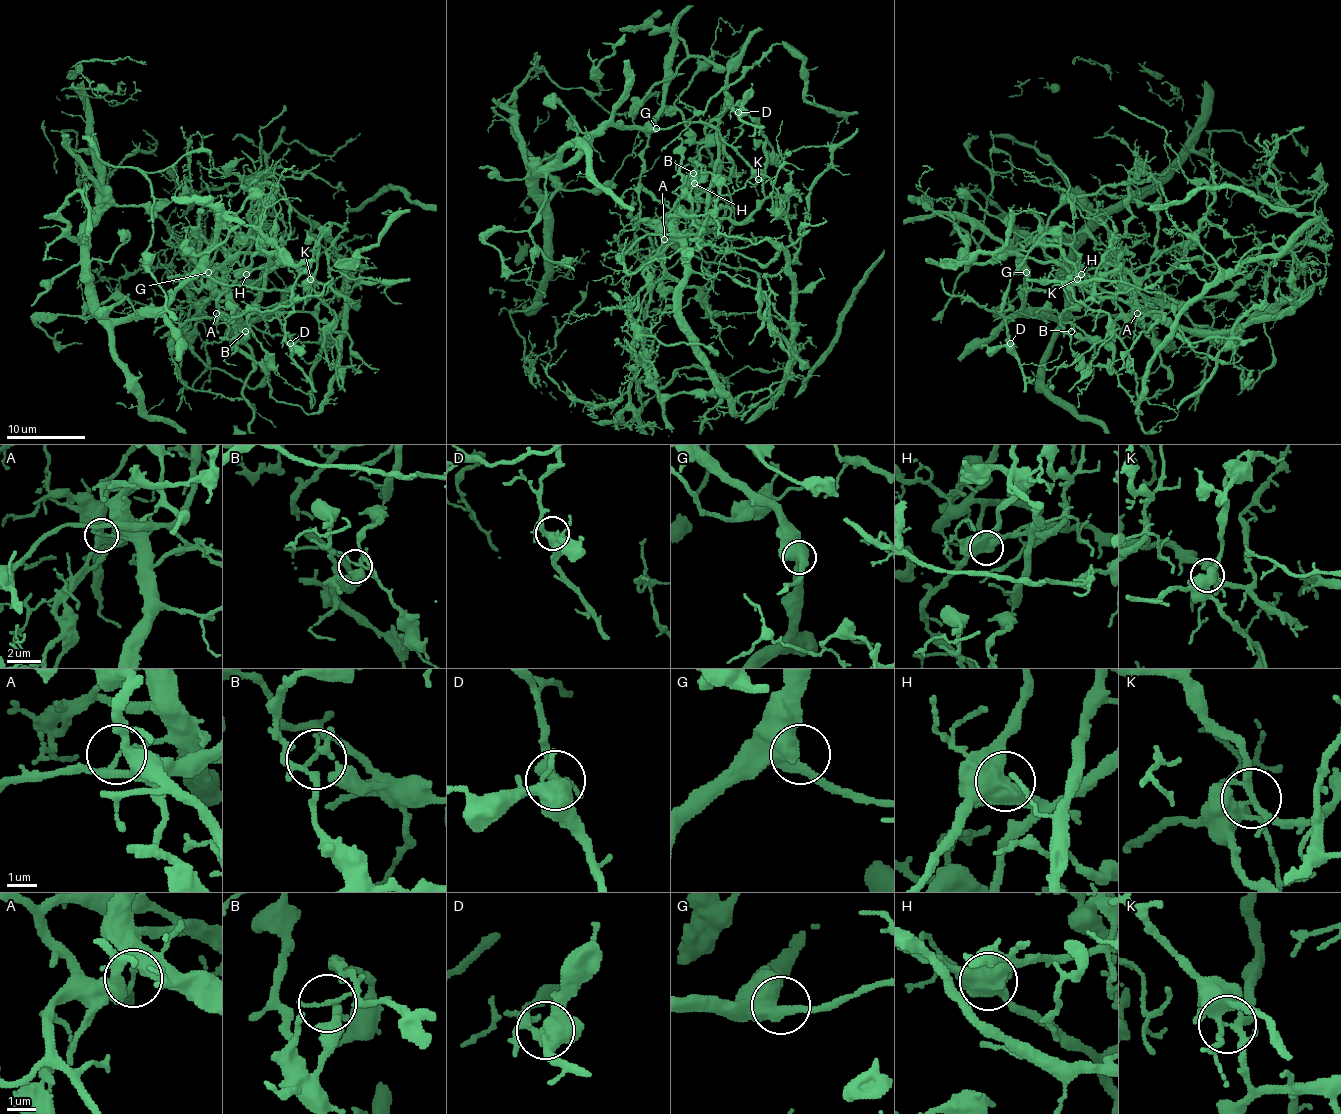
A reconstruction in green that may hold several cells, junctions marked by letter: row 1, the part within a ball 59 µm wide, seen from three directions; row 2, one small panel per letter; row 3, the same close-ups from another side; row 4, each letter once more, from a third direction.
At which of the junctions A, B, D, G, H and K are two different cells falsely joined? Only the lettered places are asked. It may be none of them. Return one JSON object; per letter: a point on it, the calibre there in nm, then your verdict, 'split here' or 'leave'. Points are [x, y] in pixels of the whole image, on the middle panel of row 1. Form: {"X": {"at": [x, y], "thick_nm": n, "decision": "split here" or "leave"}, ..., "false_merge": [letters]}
{"A": {"at": [664, 239], "thick_nm": 100, "decision": "split here"}, "B": {"at": [693, 173], "thick_nm": 150, "decision": "leave"}, "D": {"at": [738, 112], "thick_nm": 440, "decision": "leave"}, "G": {"at": [656, 128], "thick_nm": 550, "decision": "leave"}, "H": {"at": [694, 183], "thick_nm": 650, "decision": "split here"}, "K": {"at": [758, 179], "thick_nm": 220, "decision": "split here"}, "false_merge": ["A", "H", "K"]}

